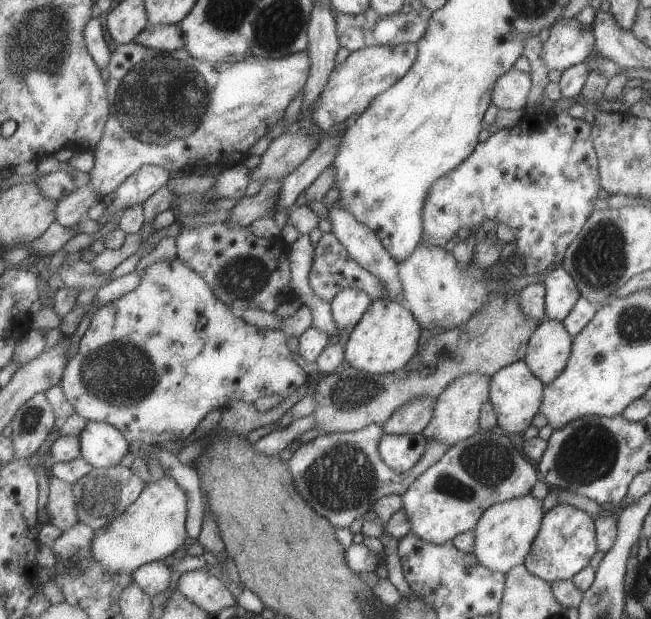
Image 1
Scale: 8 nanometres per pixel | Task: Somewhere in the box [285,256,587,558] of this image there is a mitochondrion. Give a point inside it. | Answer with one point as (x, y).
(342, 477)

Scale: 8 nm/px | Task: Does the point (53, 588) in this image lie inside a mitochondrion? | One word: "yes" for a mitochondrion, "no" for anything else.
no

